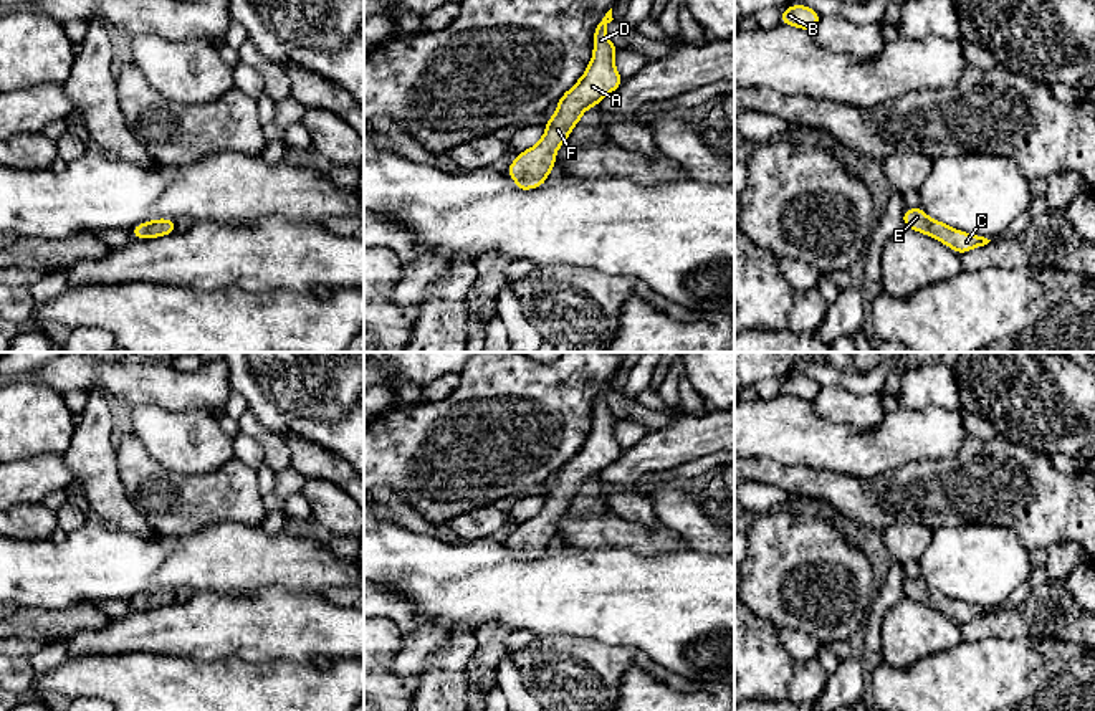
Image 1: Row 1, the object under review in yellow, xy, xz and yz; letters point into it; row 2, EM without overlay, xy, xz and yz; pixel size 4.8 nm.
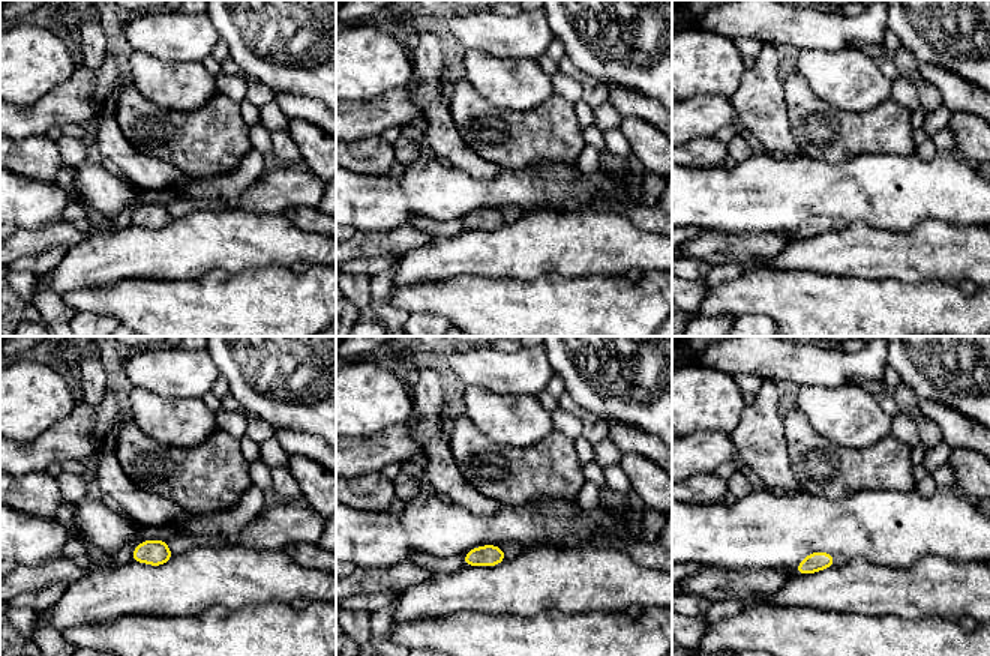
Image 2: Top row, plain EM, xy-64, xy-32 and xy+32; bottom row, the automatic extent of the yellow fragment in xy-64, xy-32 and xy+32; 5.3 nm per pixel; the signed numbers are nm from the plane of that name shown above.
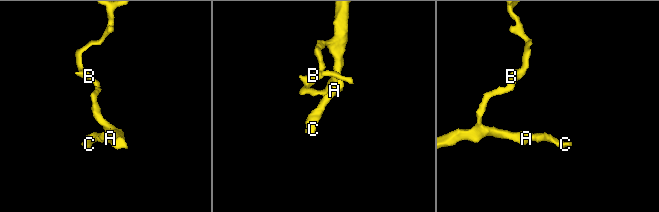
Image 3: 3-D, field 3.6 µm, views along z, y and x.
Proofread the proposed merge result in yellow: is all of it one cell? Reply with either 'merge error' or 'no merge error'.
no merge error

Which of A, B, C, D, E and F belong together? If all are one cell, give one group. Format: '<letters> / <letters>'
A B C D E F

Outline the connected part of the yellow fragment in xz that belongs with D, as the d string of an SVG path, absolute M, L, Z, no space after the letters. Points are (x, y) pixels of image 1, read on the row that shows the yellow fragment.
M612 8L594 30L592 60L581 79L556 103L557 111L546 122L546 132L536 146L519 152L506 174L516 180L519 190L538 188L549 177L556 164L557 147L562 146L572 127L579 124L586 109L595 107L602 98L615 91L624 78L615 69L615 45L605 35Z

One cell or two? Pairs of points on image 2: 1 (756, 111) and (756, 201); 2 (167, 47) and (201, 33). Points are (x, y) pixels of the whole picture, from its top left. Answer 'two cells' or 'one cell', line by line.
1: two cells
2: one cell

